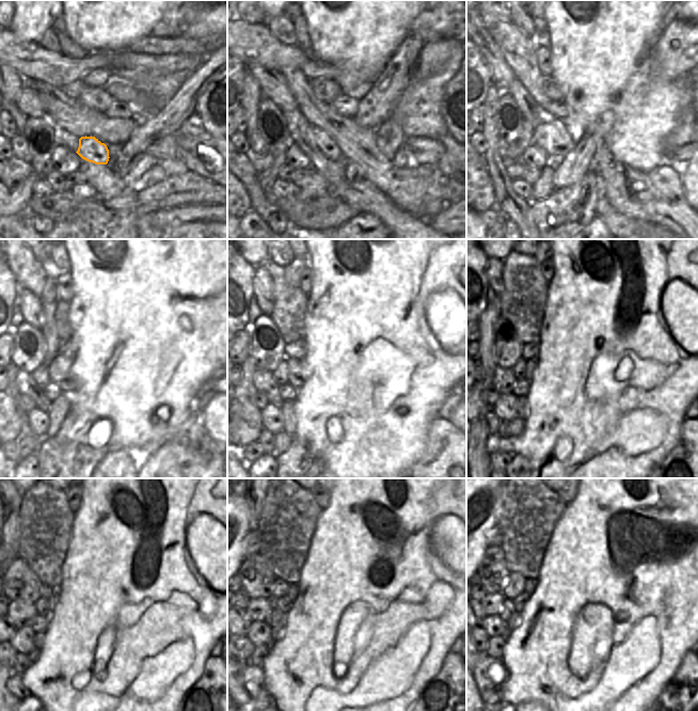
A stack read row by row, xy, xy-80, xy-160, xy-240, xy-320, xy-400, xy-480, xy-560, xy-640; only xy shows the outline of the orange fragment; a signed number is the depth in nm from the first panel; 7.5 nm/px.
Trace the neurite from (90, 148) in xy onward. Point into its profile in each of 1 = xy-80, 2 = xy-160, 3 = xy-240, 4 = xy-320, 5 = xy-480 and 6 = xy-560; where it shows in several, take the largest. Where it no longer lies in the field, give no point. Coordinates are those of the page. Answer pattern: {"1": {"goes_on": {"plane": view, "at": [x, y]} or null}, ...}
{"1": {"goes_on": {"plane": "xy-80", "at": [324, 142]}}, "2": {"goes_on": {"plane": "xy-160", "at": [551, 135]}}, "3": {"goes_on": {"plane": "xy-240", "at": [60, 369]}}, "4": {"goes_on": {"plane": "xy-320", "at": [297, 368]}}, "5": {"goes_on": {"plane": "xy-480", "at": [52, 601]}}, "6": {"goes_on": {"plane": "xy-560", "at": [294, 589]}}}

